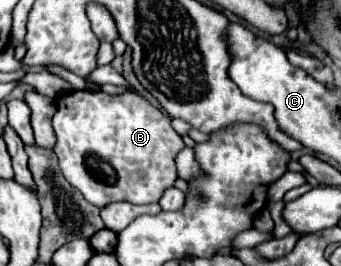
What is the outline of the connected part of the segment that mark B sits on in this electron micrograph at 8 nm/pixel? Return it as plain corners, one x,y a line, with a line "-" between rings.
72,91
60,95
56,99
58,111
52,119
56,131
56,145
54,153
58,155
58,165
64,179
76,187
86,201
96,207
106,207
116,201
128,201
134,205
148,205
158,203
162,191
174,187
178,179
176,169
176,155
182,151
184,141
170,125
170,117
162,113
158,107
150,105
138,93
120,93
108,95
104,91
90,93
90,91

